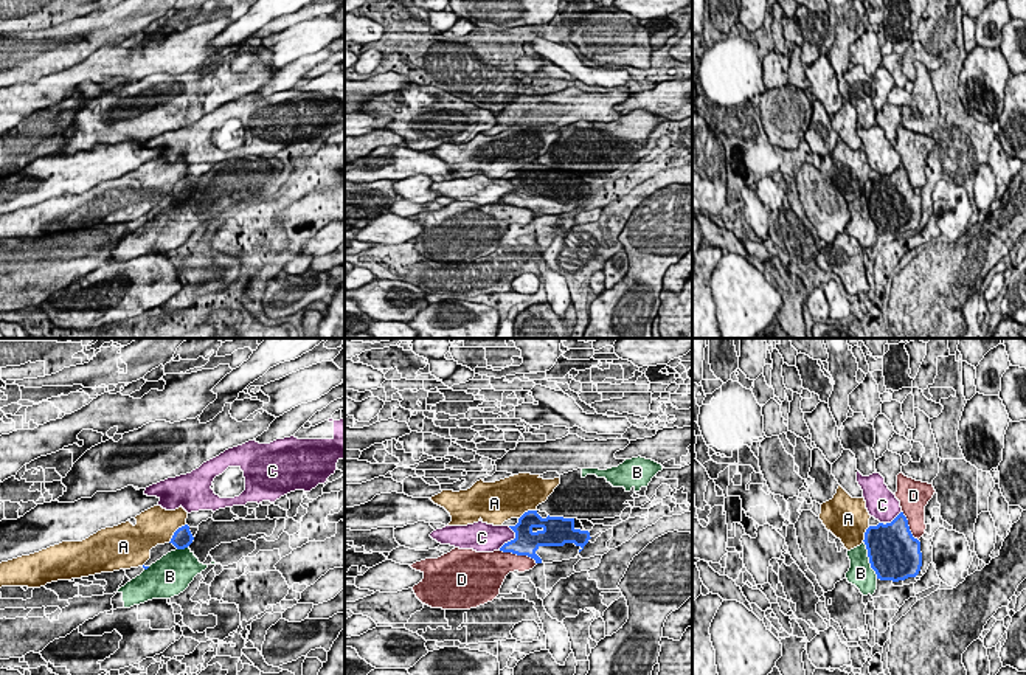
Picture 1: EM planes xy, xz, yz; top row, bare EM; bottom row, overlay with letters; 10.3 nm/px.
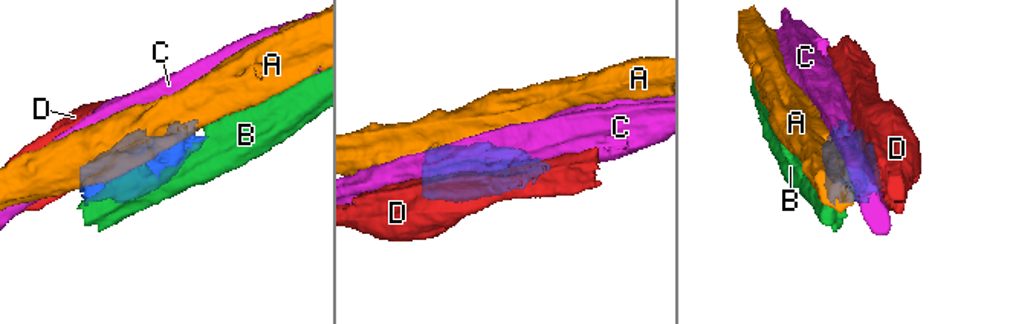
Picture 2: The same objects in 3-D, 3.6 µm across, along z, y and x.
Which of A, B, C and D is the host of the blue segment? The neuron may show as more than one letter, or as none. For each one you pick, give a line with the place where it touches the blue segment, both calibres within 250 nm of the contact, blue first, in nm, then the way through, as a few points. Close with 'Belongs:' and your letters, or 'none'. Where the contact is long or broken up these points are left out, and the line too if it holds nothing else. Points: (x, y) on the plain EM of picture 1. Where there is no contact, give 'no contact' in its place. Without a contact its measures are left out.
Belongs: none

